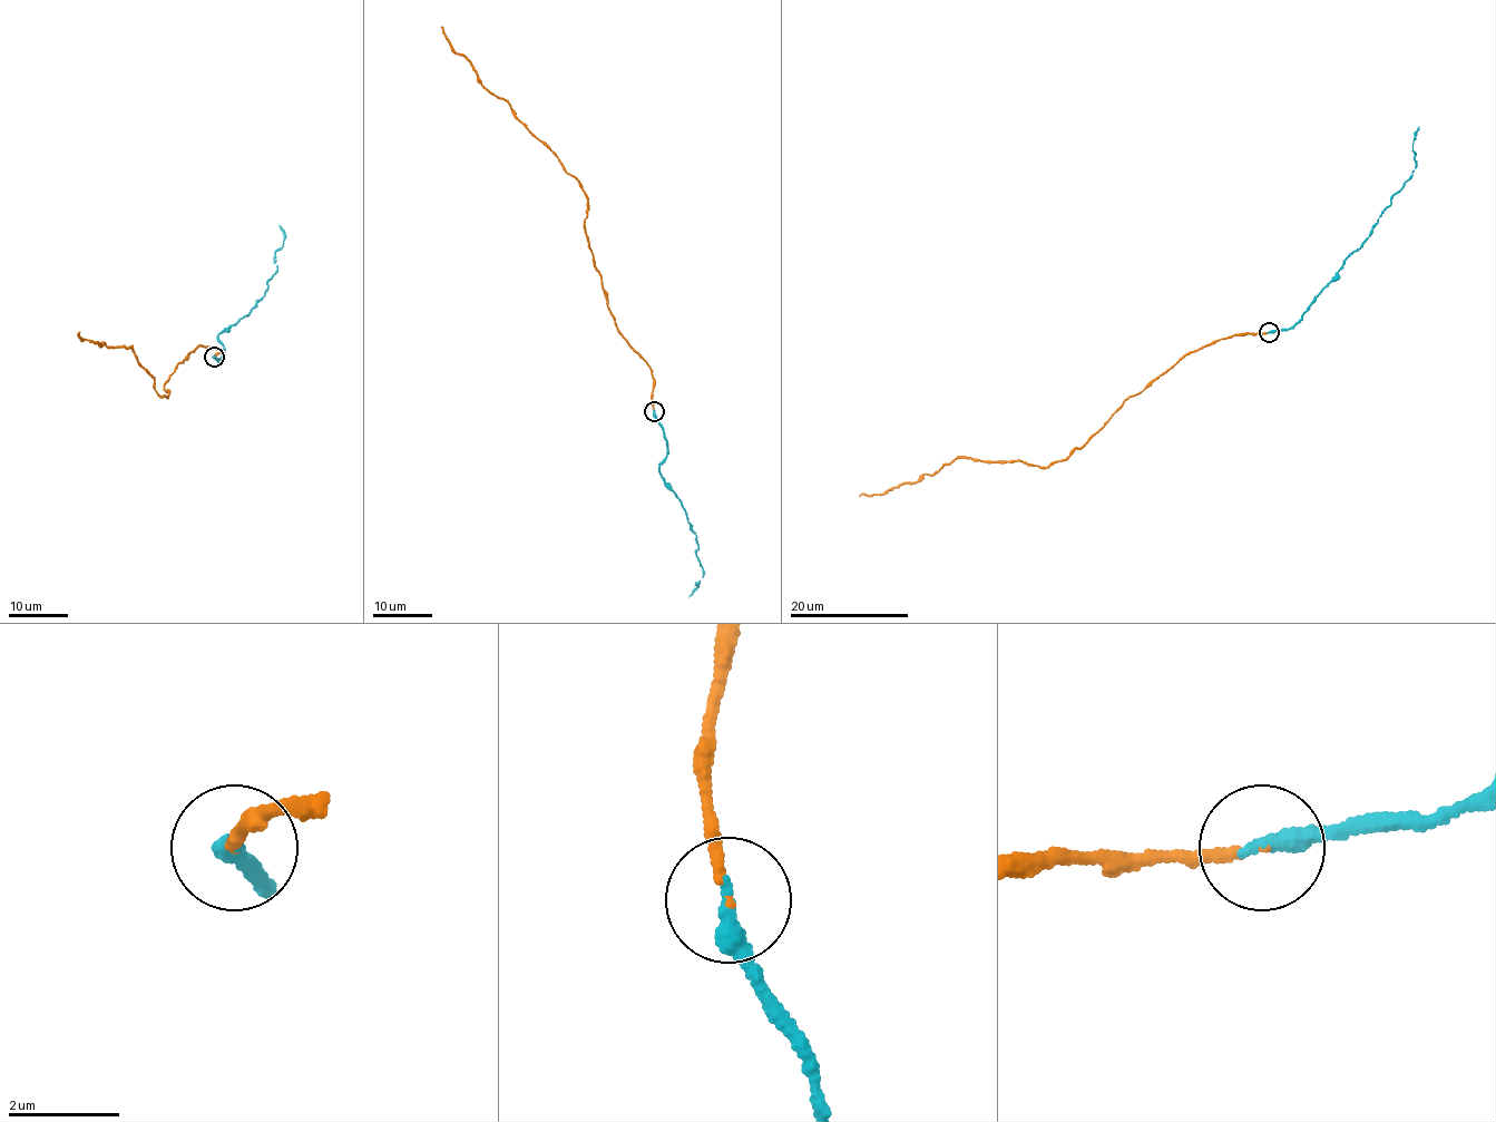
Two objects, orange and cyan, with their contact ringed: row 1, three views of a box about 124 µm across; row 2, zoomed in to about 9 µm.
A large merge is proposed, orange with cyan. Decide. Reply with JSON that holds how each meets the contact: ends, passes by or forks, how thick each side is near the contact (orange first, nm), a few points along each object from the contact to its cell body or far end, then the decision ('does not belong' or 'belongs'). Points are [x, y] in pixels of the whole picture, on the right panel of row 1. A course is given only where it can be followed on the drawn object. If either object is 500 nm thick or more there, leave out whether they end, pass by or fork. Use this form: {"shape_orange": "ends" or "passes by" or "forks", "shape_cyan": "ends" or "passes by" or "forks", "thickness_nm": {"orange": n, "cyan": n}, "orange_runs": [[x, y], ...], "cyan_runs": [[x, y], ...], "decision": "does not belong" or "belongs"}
{"shape_orange": "ends", "shape_cyan": "ends", "thickness_nm": {"orange": 150, "cyan": 360}, "orange_runs": [[1269, 332], [1231, 335], [1186, 353], [1122, 405], [1084, 444], [1048, 467], [955, 459], [915, 483], [860, 497]], "cyan_runs": [[1269, 332], [1287, 330], [1300, 320], [1347, 259], [1368, 238], [1391, 197], [1416, 167], [1413, 139], [1418, 126]], "decision": "belongs"}

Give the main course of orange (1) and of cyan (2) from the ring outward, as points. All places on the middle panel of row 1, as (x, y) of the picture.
1: (654, 411), (652, 372), (618, 333), (585, 231), (589, 205), (578, 181), (502, 98), (481, 85), (441, 27)
2: (654, 411), (666, 441), (661, 471), (680, 498), (694, 532), (698, 548), (695, 552), (703, 572), (688, 596)

